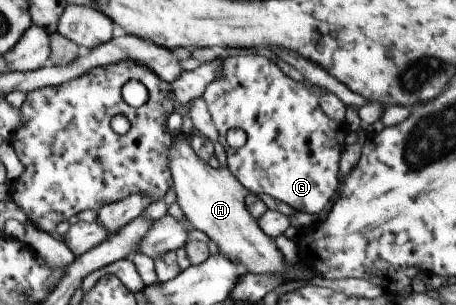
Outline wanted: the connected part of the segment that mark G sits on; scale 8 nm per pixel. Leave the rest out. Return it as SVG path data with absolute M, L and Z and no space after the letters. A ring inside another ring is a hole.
M225 54L221 66L222 77L213 79L204 88L201 98L217 129L217 141L225 151L228 171L254 195L269 195L302 213L320 213L339 184L336 173L341 151L345 147L344 136L348 131L345 123L330 121L318 105L317 91L308 90L301 82L290 79L264 56ZM228 129L242 129L245 133L244 145L239 148L228 146L224 140Z

